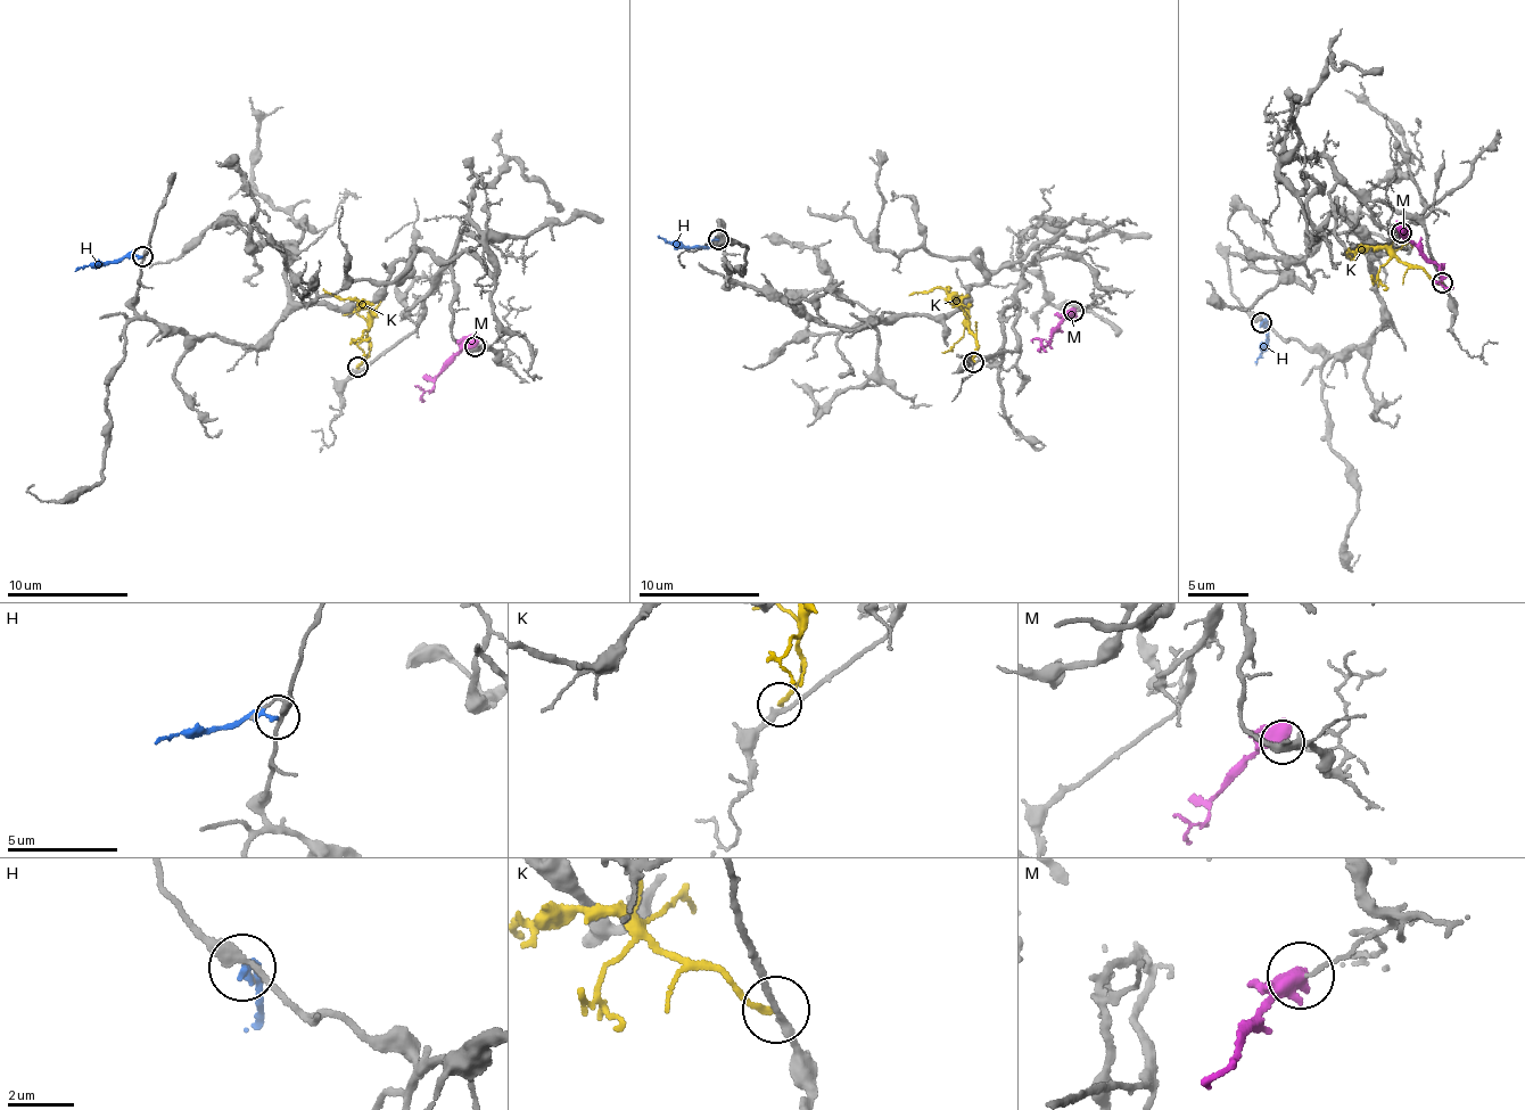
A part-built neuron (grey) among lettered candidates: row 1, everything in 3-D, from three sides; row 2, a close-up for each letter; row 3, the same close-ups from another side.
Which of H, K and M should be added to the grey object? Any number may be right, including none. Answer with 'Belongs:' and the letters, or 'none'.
Belongs: none

